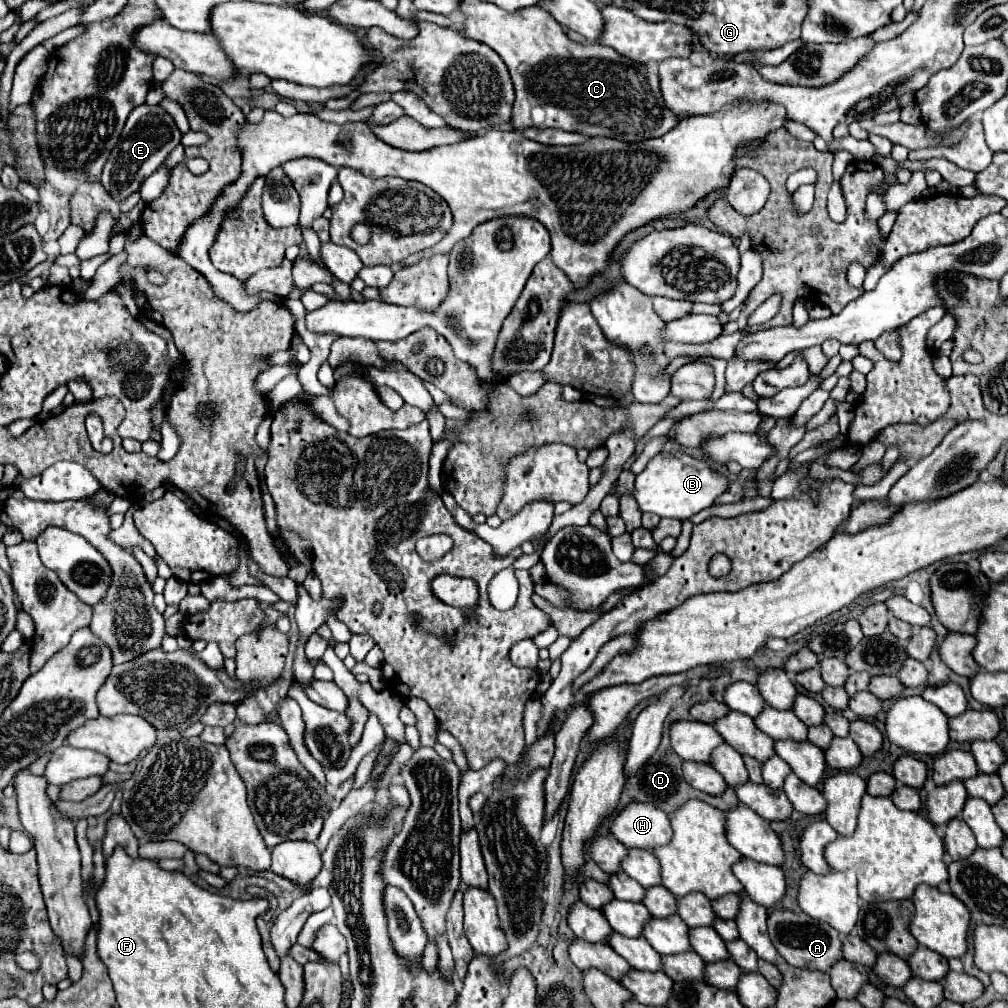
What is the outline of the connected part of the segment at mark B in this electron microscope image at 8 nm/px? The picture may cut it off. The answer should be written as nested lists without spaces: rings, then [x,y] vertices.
[[[670,451],[658,453],[636,477],[634,497],[642,511],[684,521],[690,519],[694,513],[700,513],[702,509],[714,505],[716,497],[722,495],[726,489],[728,489],[726,475],[716,471],[710,461],[694,459],[682,451]]]

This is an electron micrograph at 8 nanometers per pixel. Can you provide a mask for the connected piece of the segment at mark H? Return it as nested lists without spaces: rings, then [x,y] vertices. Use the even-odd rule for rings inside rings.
[[[636,801],[610,817],[610,831],[622,845],[640,849],[654,849],[672,839],[668,815]]]

